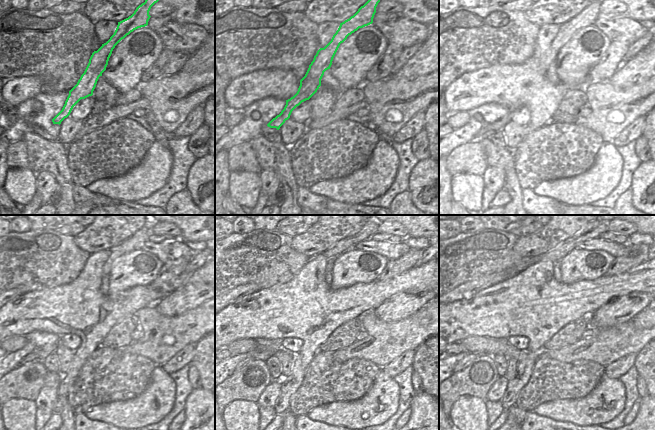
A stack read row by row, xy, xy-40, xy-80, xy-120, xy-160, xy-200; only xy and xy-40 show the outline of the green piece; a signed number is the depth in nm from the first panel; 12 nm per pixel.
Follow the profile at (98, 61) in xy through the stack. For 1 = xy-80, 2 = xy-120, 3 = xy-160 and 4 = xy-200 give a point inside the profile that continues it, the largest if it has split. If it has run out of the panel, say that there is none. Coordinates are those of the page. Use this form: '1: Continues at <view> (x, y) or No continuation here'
1: Continues at xy-80 (587, 17)
2: Continues at xy-120 (135, 242)
3: Continues at xy-160 (263, 353)
4: Continues at xy-200 (468, 358).

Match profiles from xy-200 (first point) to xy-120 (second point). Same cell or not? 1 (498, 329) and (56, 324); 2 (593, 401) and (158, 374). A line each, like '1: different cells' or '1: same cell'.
1: same cell
2: same cell

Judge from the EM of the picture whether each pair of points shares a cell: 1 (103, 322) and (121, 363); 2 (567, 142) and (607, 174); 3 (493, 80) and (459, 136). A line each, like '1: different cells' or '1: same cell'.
1: different cells
2: different cells
3: different cells

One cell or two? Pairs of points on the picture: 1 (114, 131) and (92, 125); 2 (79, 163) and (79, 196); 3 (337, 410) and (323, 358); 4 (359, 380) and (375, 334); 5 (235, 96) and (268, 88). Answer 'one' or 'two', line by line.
1: two
2: two
3: two
4: two
5: one

